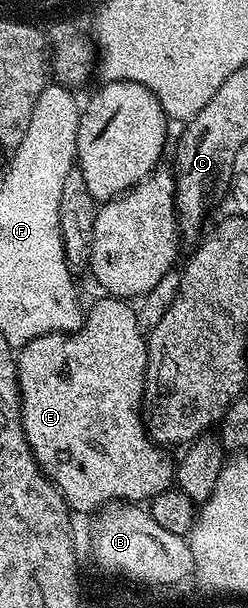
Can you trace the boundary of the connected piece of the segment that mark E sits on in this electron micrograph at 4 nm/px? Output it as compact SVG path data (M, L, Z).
M100 295L100 298L93 303L92 306L87 306L86 316L84 319L84 325L76 333L51 333L50 335L42 335L38 339L34 339L30 343L26 343L18 353L16 357L16 374L18 375L18 383L20 384L20 418L24 424L24 430L26 431L26 439L30 443L32 448L32 454L36 457L37 463L40 465L42 472L48 476L48 480L56 486L56 490L64 496L64 502L67 503L69 510L75 511L76 509L80 513L88 513L91 509L96 509L99 505L103 507L111 506L113 503L148 503L158 496L159 493L164 493L174 481L174 461L173 458L164 457L165 450L161 446L157 445L151 437L148 436L148 430L146 428L145 418L142 416L142 406L144 403L144 376L148 370L148 346L146 344L145 334L140 334L140 325L136 322L136 313L131 309L127 300L119 297L109 297L107 295Z

